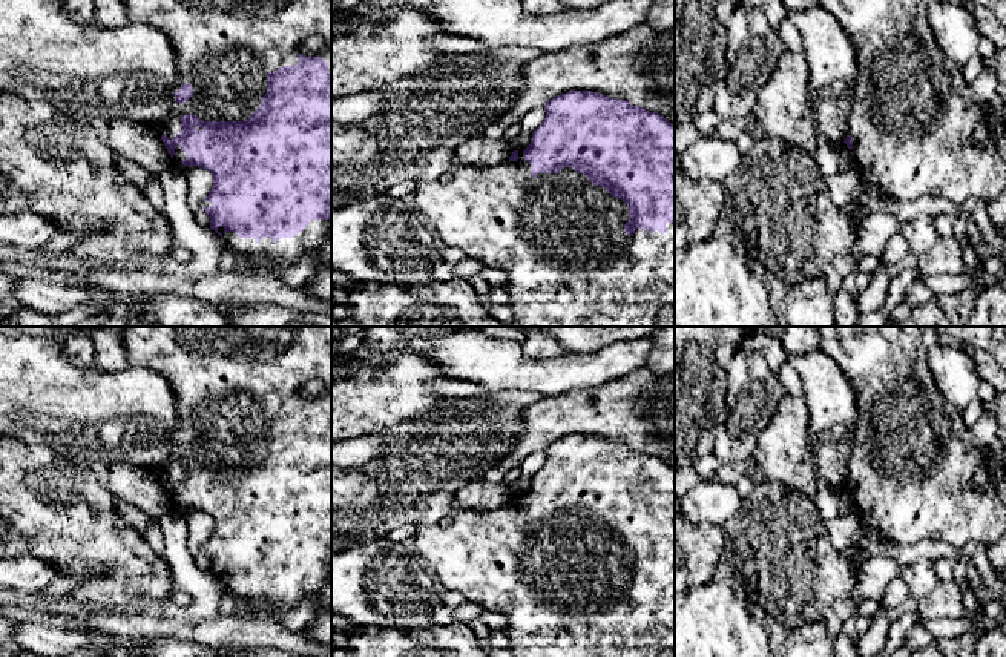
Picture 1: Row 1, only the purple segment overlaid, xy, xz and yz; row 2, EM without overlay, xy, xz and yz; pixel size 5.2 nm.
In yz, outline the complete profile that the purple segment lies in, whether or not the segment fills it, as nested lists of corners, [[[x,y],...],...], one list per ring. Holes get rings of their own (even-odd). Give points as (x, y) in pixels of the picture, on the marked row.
[[[819,0],[819,6],[840,23],[856,48],[857,74],[853,89],[853,109],[847,120],[848,135],[843,141],[853,152],[854,173],[862,181],[877,186],[882,193],[905,201],[937,195],[960,206],[971,198],[988,204],[1001,196],[1006,192],[1006,161],[998,154],[998,141],[1006,134],[1006,118],[1001,117],[1001,106],[992,109],[989,103],[977,106],[971,101],[971,89],[963,78],[963,69],[945,55],[934,37],[928,21],[928,3],[925,0]]]

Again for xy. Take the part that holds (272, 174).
[[[124,0],[124,3],[130,21],[159,29],[175,48],[178,84],[158,137],[172,157],[175,173],[198,166],[213,175],[213,186],[202,201],[202,209],[210,218],[210,229],[222,238],[225,249],[247,262],[236,273],[279,279],[298,259],[317,256],[319,249],[331,236],[331,0]],[[311,35],[324,41],[324,52],[317,57],[301,52],[302,40]]]

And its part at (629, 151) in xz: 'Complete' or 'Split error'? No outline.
Split error

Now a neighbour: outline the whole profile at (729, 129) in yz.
[[[751,117],[722,118],[710,137],[736,141],[741,134],[756,129],[756,120]]]

